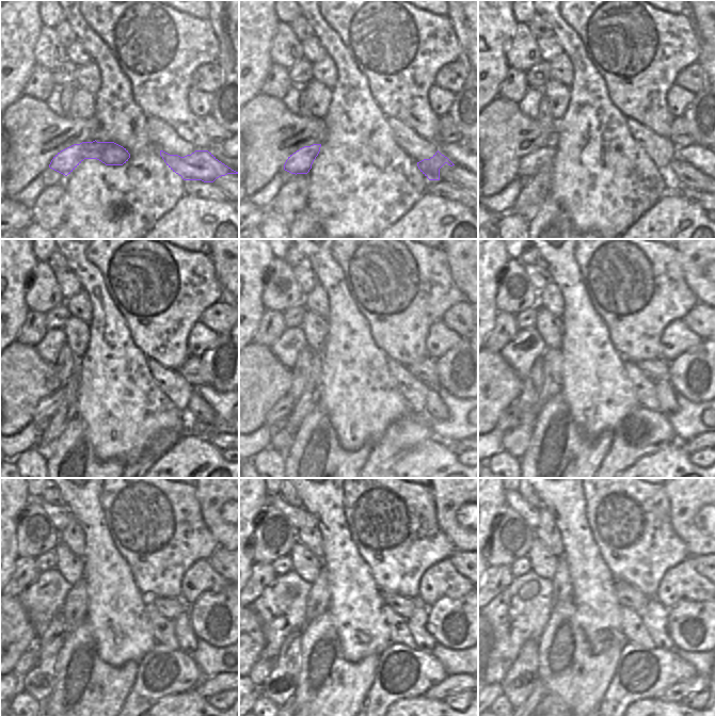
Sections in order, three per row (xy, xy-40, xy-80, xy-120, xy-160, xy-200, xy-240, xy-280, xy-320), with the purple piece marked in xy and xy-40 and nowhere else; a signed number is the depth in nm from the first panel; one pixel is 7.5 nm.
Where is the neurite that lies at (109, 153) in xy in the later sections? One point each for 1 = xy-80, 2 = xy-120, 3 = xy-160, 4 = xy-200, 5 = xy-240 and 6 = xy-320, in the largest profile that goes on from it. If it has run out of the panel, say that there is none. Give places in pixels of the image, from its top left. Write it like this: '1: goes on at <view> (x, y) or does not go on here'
1: goes on at xy-80 (529, 165)
2: goes on at xy-120 (47, 407)
3: goes on at xy-160 (282, 409)
4: goes on at xy-200 (509, 418)
5: goes on at xy-240 (27, 661)
6: goes on at xy-320 (499, 669)

